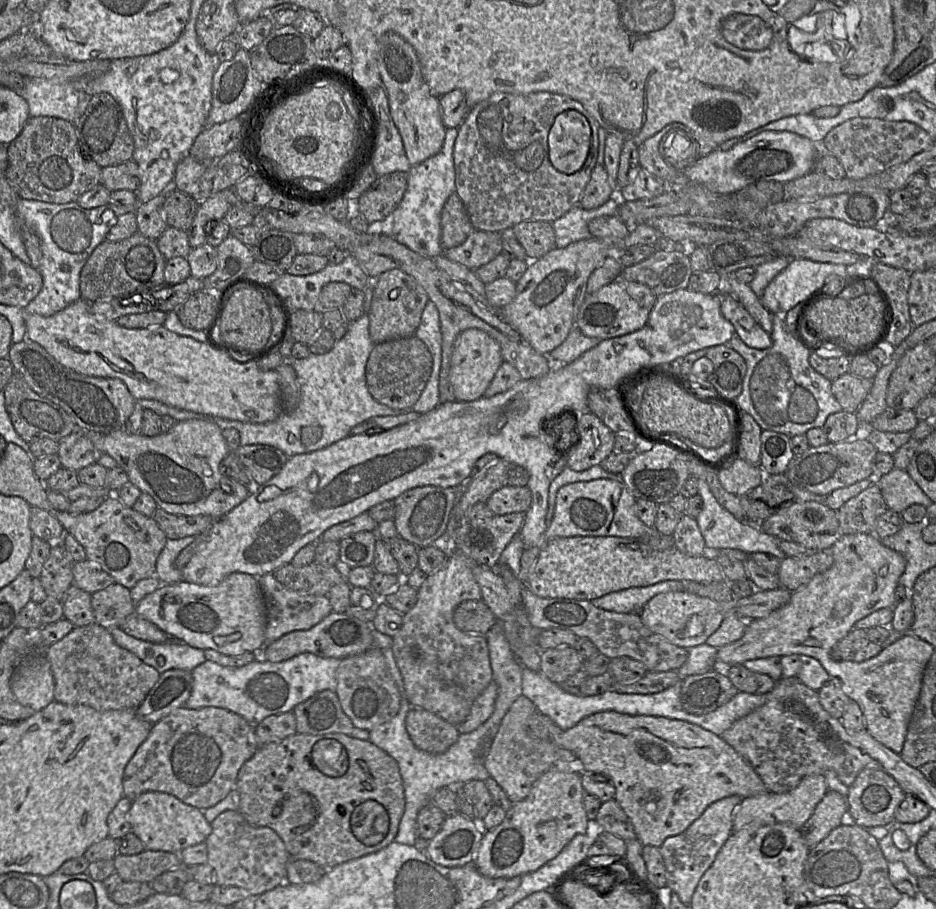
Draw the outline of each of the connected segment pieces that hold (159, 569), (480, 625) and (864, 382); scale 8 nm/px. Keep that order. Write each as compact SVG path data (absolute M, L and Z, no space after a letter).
M195 536L167 539L166 545L156 561L156 575L162 584L175 584L183 581L182 571L176 568L175 561L181 551L195 539Z
M466 600L455 608L453 621L464 633L486 635L498 618L482 600Z
M848 372L831 382L831 390L843 411L856 413L872 384L872 379L858 377Z

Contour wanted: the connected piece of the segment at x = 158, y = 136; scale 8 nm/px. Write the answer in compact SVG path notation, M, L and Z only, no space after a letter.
M188 19L176 42L157 53L111 60L107 72L89 80L54 83L65 87L74 87L91 96L108 93L119 104L134 141L132 160L138 165L140 184L133 192L138 198L139 205L158 196L174 179L176 164L188 154L196 137L207 126L207 117L211 108L212 80L217 60L215 54L208 53L198 41L195 29L196 21Z

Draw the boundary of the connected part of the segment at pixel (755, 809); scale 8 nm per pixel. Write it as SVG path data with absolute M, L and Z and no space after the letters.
M809 775L804 777L792 790L775 794L769 791L744 798L733 816L732 833L748 826L772 825L782 823L795 829L800 829L813 814L815 807L827 793L828 787L824 775Z

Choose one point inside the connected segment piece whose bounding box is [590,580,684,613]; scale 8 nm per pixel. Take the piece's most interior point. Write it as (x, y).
(631, 600)

